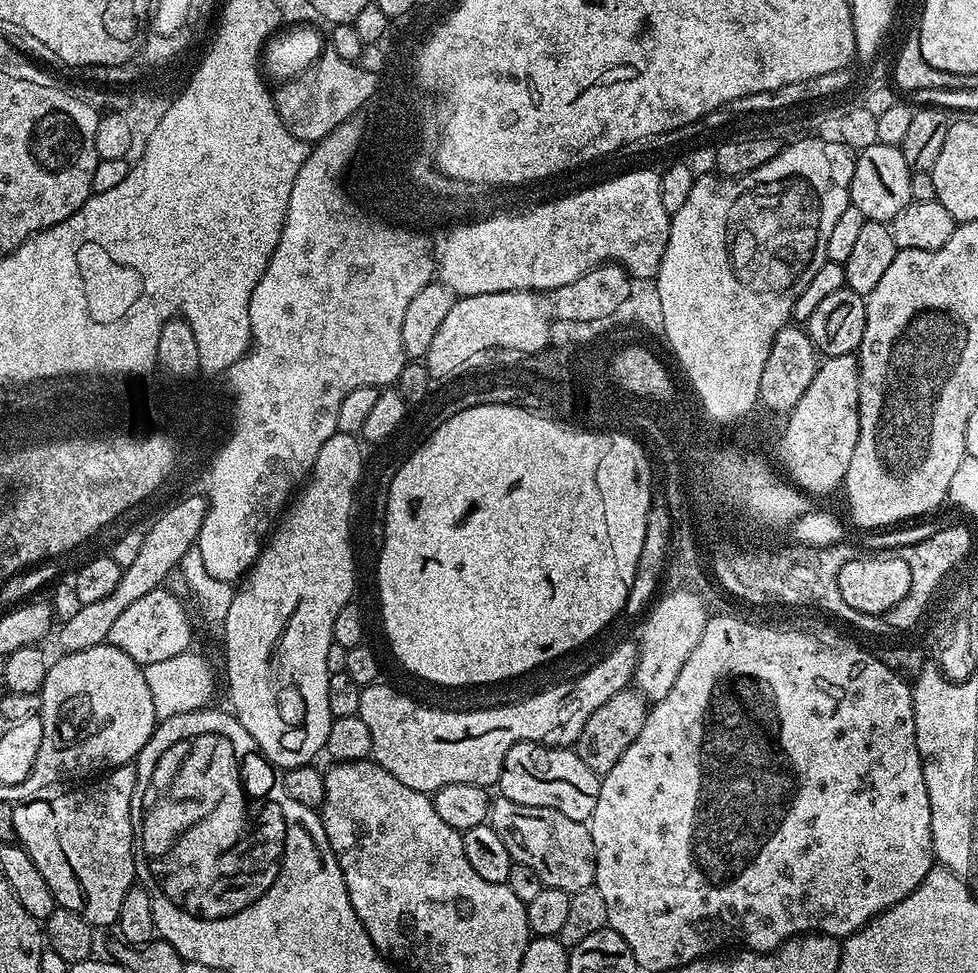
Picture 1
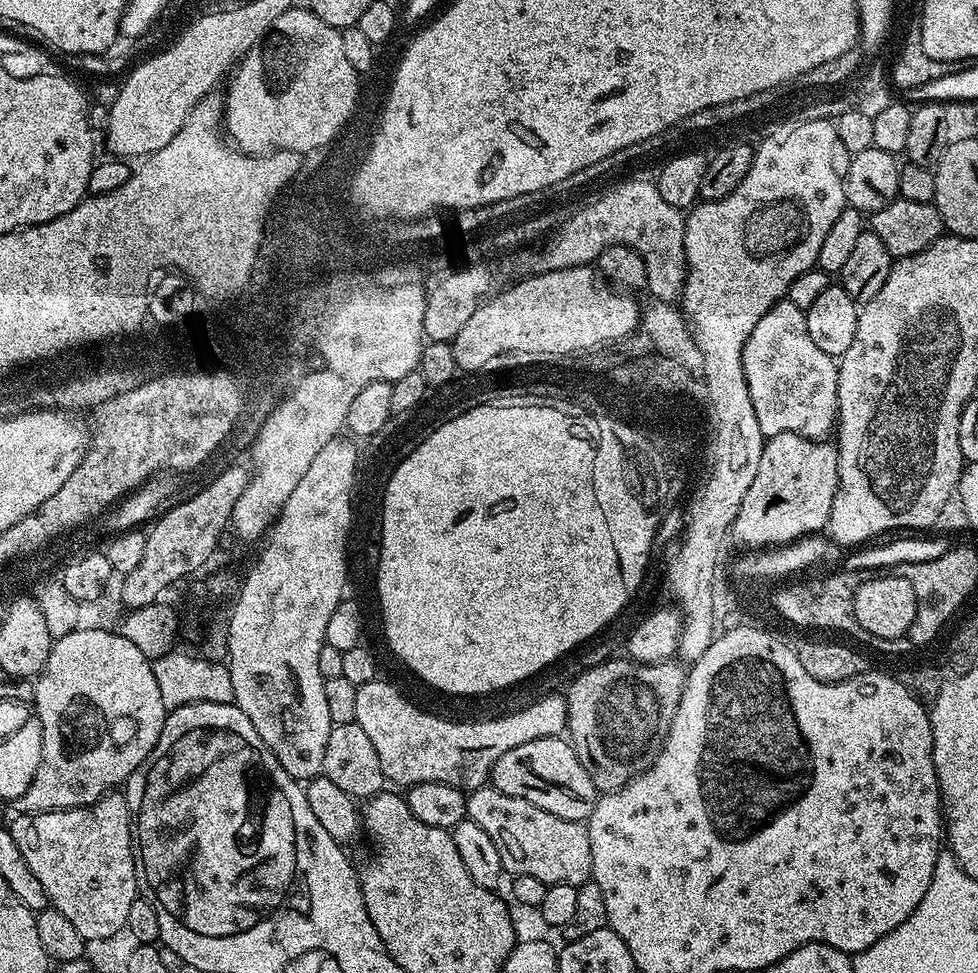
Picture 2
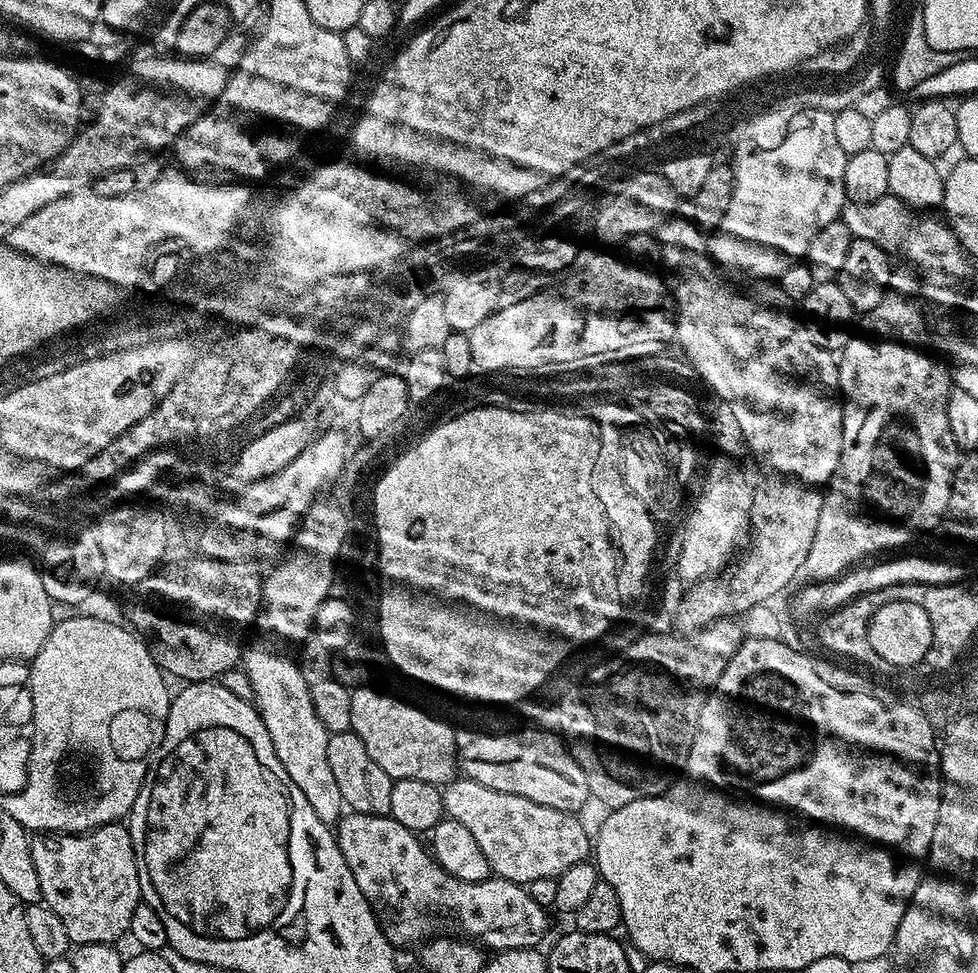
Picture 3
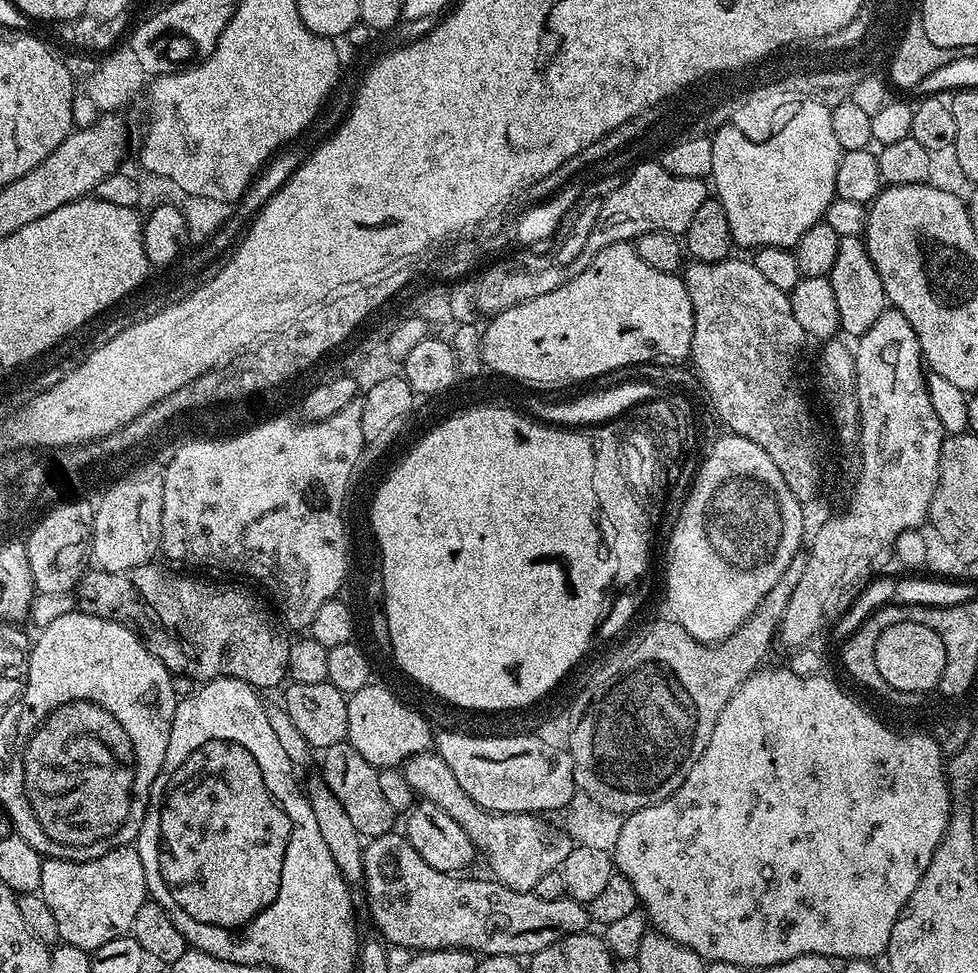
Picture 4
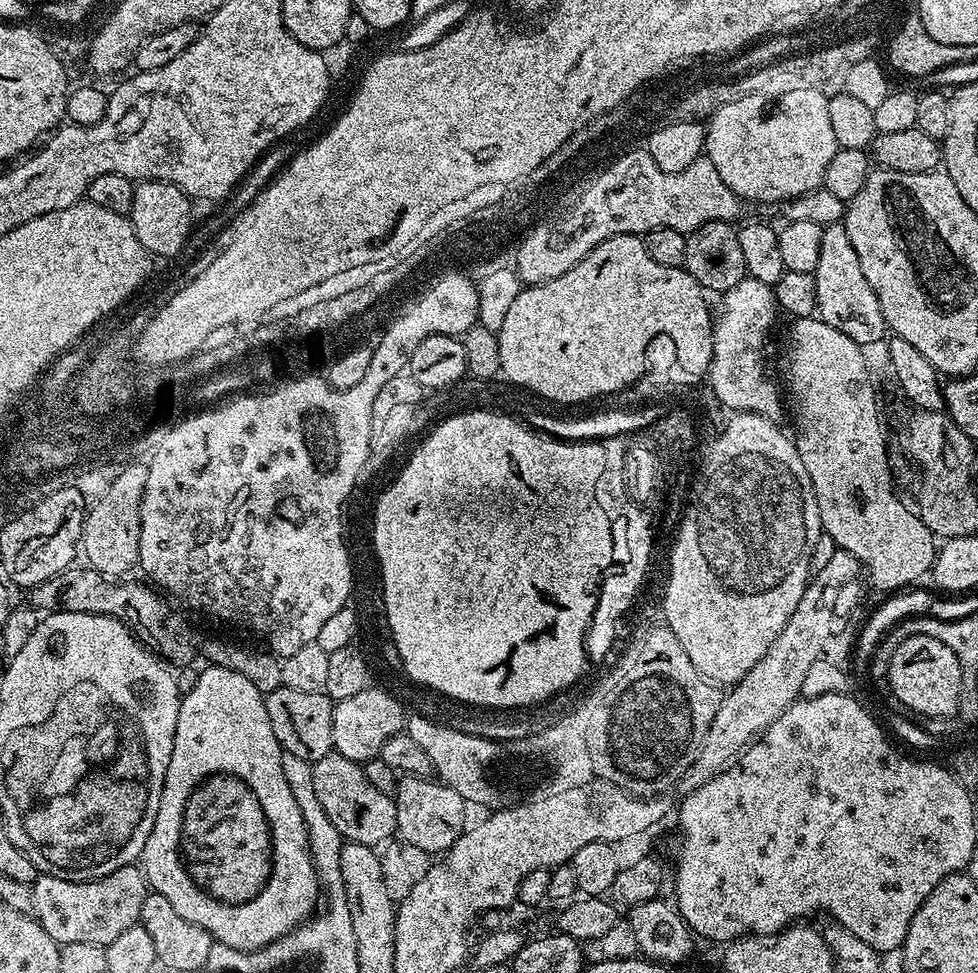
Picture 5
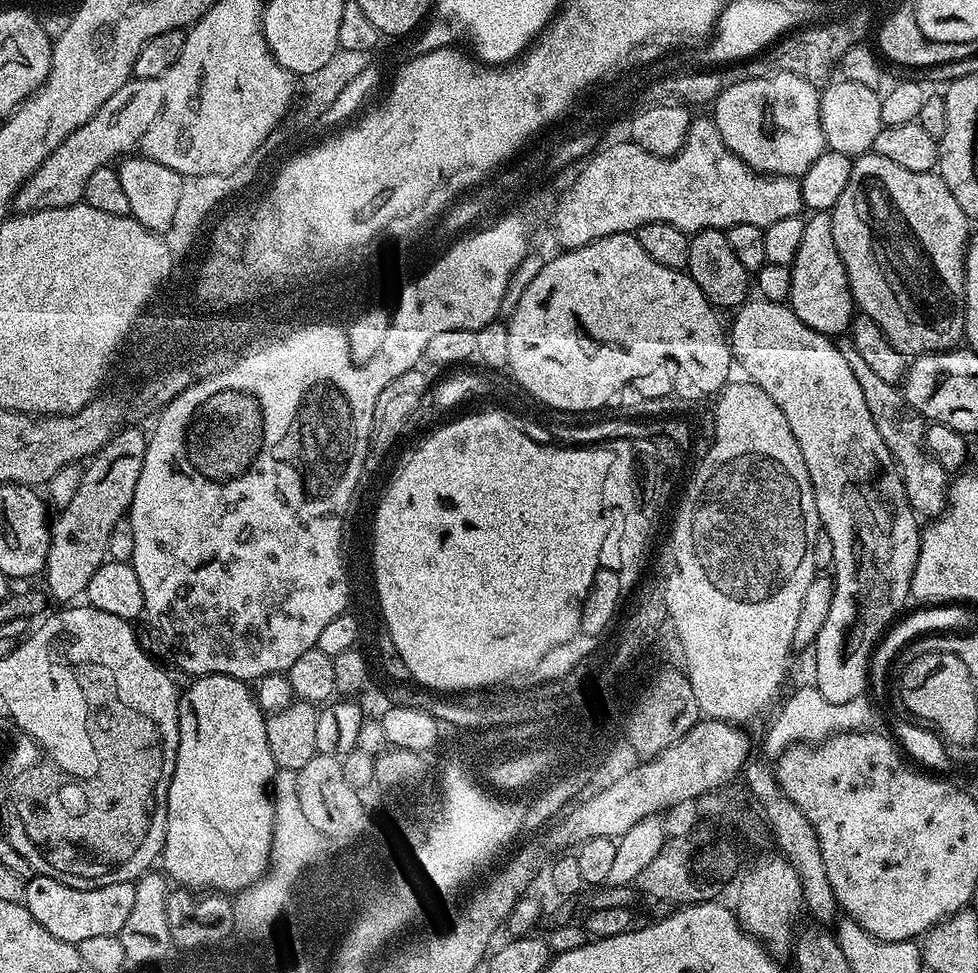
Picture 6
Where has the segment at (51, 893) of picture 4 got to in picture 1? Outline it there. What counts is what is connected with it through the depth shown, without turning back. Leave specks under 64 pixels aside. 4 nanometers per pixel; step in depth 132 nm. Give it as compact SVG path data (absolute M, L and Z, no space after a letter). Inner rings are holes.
M123 764L121 768L105 771L99 778L88 782L93 784L76 788L73 792L60 792L53 800L28 798L25 804L12 804L15 839L20 847L27 850L30 858L34 858L34 866L38 866L42 878L46 878L46 886L50 886L57 905L66 910L74 910L87 924L97 929L107 924L115 925L118 910L122 910L122 898L126 898L136 880L130 826L130 798L134 798L135 781L135 767Z

